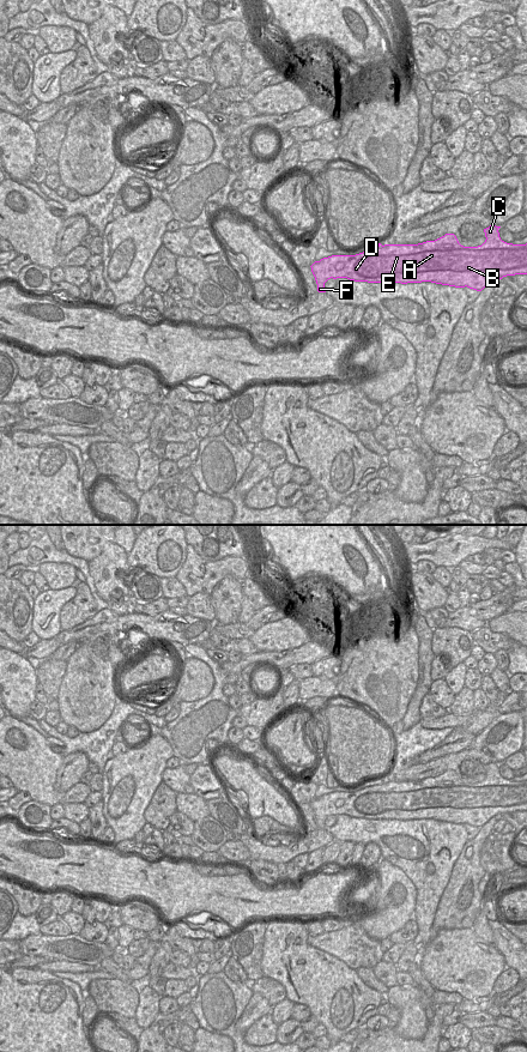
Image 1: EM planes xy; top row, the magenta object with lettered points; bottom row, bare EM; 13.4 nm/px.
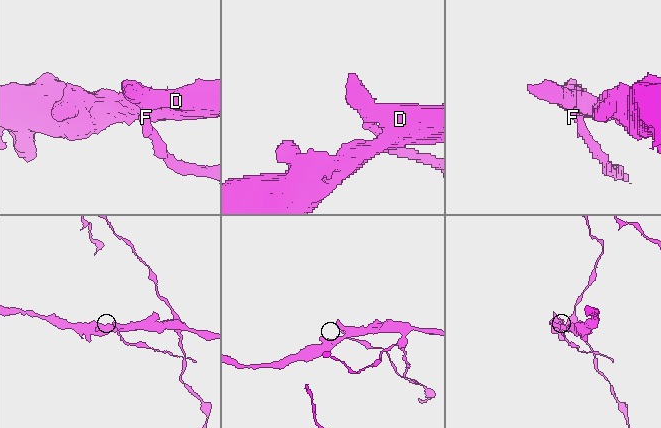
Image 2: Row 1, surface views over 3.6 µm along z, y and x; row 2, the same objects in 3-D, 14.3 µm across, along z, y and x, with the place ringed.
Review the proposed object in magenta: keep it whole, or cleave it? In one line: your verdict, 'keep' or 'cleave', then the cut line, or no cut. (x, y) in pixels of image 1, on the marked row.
cleave | xy (323, 282), (317, 284)

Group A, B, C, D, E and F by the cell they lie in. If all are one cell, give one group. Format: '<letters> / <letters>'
A B C D E / F

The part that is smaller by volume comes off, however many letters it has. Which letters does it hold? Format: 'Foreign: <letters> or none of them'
Foreign: F

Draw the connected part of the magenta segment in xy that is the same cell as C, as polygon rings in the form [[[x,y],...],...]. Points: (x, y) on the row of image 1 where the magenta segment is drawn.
[[[484,229],[485,242],[478,247],[464,247],[454,234],[446,234],[418,244],[384,244],[356,255],[332,255],[315,261],[310,267],[316,284],[333,278],[347,278],[368,283],[422,283],[431,282],[455,288],[481,291],[490,282],[507,276],[527,274],[527,243],[513,244],[501,240],[498,229]]]

